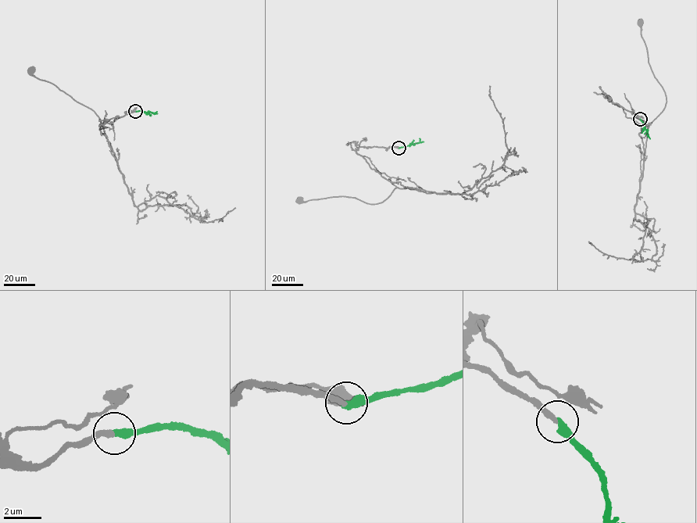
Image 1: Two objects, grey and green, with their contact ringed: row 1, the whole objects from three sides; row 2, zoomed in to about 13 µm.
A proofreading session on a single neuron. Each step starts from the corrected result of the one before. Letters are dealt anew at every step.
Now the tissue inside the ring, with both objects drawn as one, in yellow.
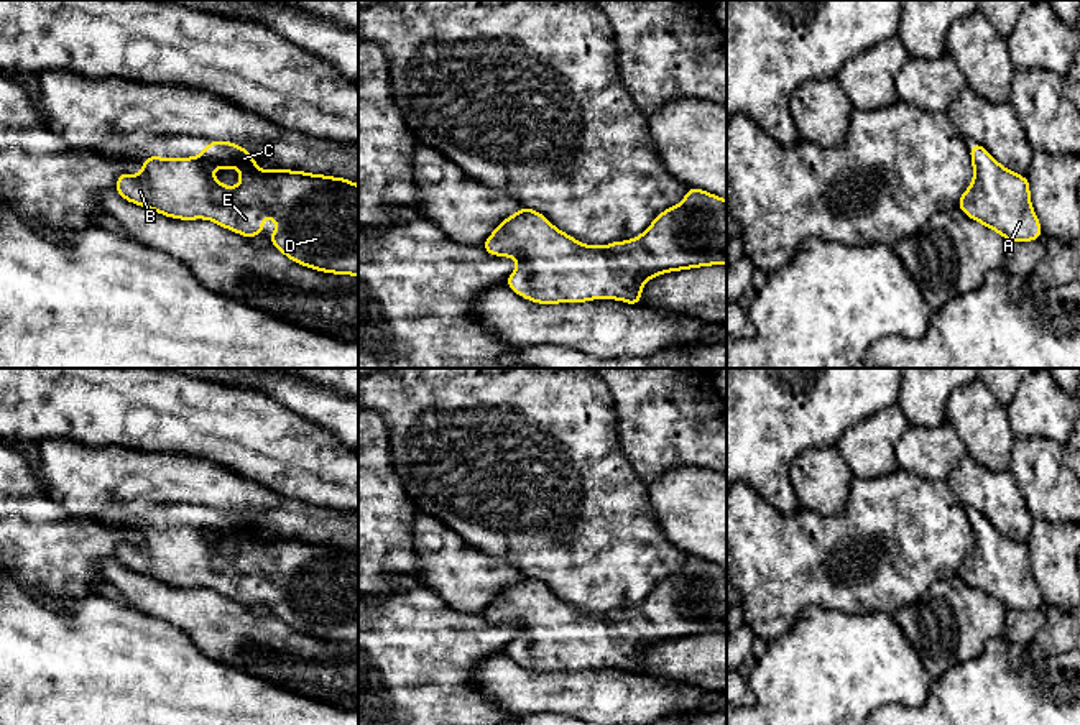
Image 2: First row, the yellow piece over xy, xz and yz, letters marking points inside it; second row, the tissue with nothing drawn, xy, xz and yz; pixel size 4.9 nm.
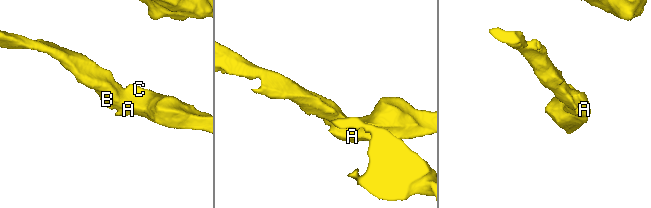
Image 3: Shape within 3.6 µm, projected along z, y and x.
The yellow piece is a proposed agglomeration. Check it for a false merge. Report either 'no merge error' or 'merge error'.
no merge error

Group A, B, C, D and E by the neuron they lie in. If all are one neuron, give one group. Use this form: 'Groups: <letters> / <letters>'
Groups: A B C D E

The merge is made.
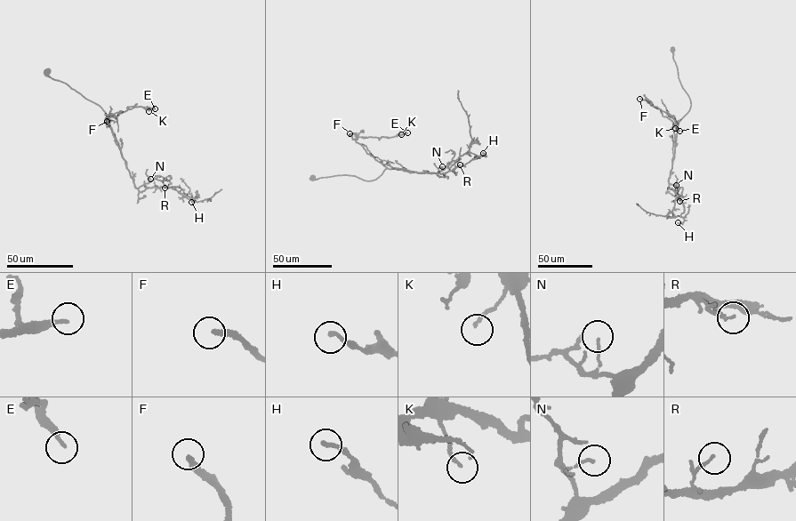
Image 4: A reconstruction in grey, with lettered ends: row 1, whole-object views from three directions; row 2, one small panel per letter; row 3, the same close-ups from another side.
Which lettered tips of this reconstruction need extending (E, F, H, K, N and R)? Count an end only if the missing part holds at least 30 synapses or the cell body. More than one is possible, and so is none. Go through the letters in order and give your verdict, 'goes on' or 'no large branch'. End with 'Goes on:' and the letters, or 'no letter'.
E: goes on
F: goes on
H: no large branch
K: no large branch
N: no large branch
R: no large branch
Goes on: E, F

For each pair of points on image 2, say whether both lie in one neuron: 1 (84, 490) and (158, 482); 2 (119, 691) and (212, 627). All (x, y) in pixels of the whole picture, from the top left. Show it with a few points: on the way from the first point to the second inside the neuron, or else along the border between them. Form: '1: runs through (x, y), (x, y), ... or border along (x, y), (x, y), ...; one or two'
1: runs through (102, 472), (140, 471); one
2: border along (158, 618), (178, 627), (199, 650), (222, 663); two

